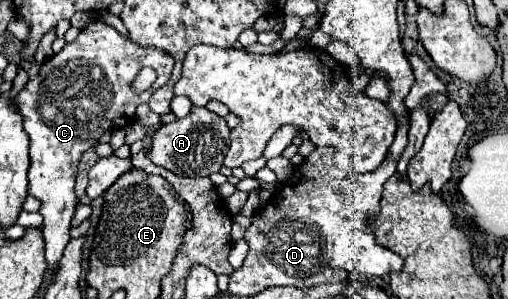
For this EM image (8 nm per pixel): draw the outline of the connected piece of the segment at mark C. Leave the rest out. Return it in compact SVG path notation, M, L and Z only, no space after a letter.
M94 21L80 31L74 43L68 43L60 53L52 55L46 63L42 63L38 75L32 77L26 83L26 87L20 91L20 95L16 97L18 109L24 117L24 129L30 137L28 193L42 201L40 215L44 217L42 231L44 231L44 241L46 241L46 265L48 265L46 273L48 275L54 275L58 271L58 263L62 259L64 247L70 241L70 219L74 217L74 207L78 203L74 195L74 175L78 169L78 161L84 151L92 149L98 143L104 131L114 129L114 127L126 127L136 119L136 107L140 103L146 103L150 97L150 91L138 93L132 87L138 71L144 65L150 65L156 71L158 75L156 87L162 87L172 73L174 59L164 49L158 49L158 47L148 49L144 45L130 41L130 37L124 37L114 27Z

